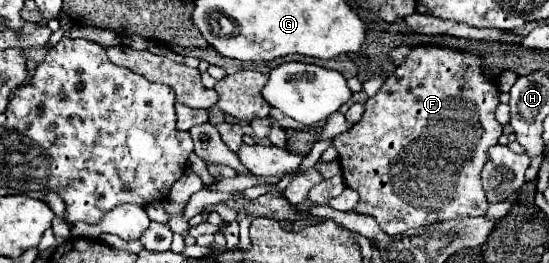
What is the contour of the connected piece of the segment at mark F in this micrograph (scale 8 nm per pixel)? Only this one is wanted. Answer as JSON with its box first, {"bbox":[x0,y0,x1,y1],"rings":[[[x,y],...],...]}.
{"bbox":[332,47,502,235],"rings":[[[414,47],[406,61],[386,79],[382,89],[366,101],[360,123],[332,141],[346,185],[360,195],[354,211],[374,217],[388,235],[430,223],[484,215],[488,201],[480,185],[480,171],[488,159],[488,149],[498,145],[502,135],[502,125],[494,119],[500,103],[498,95],[498,85],[484,77],[482,57],[450,47]]]}

